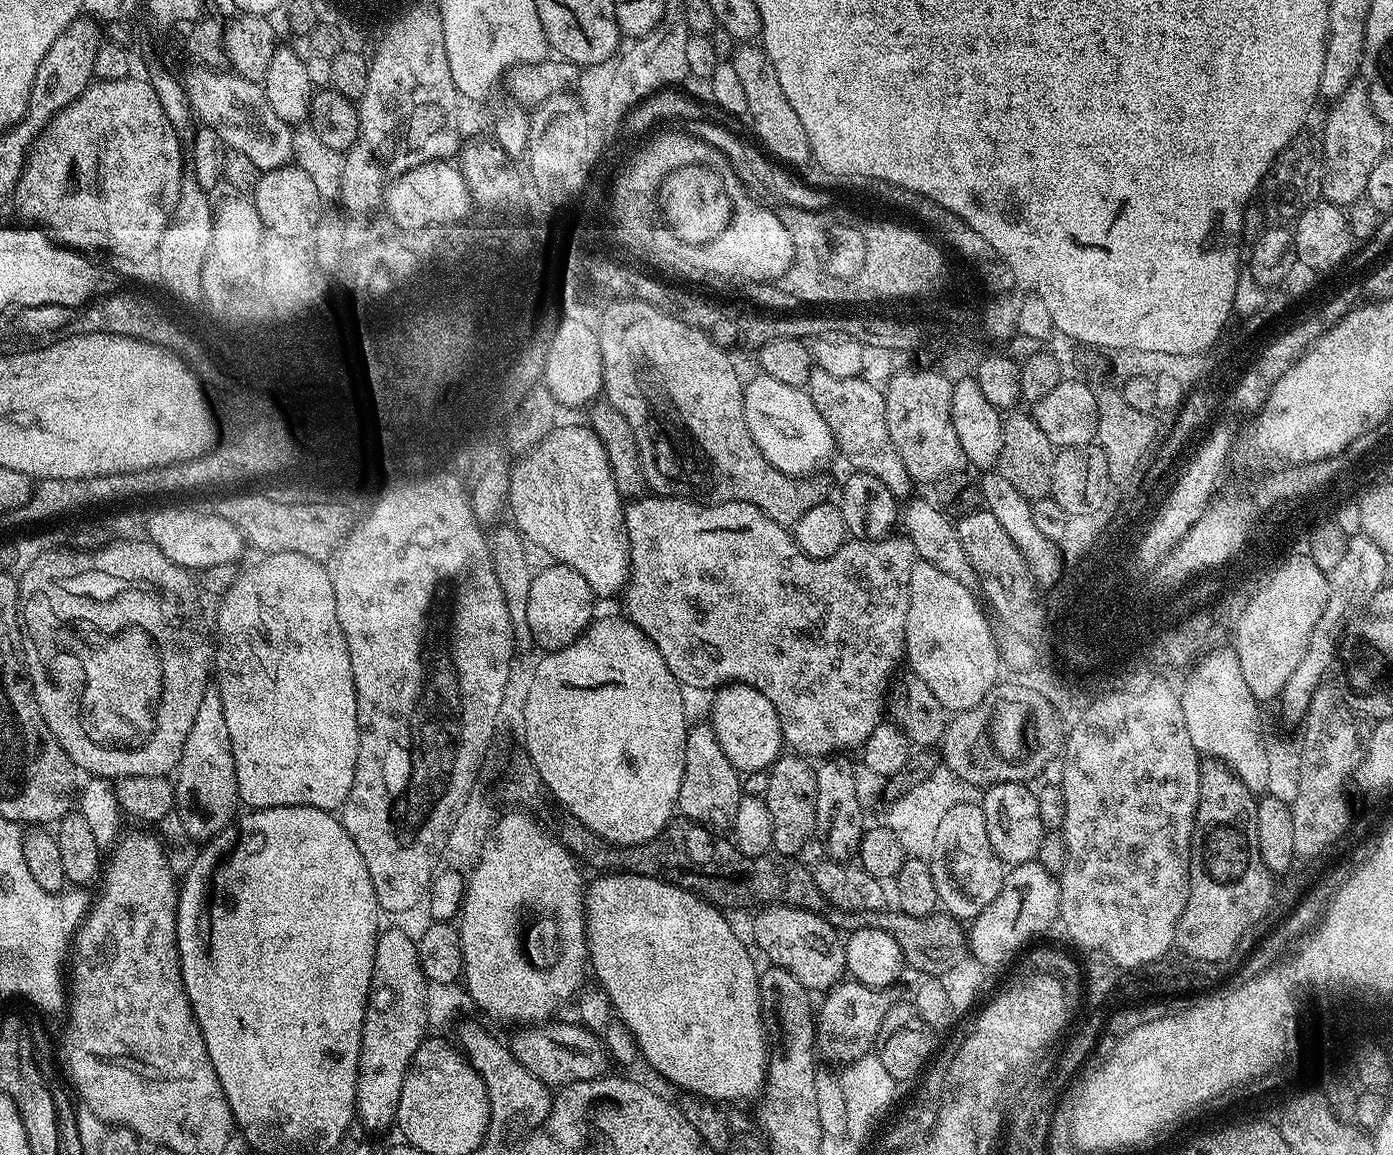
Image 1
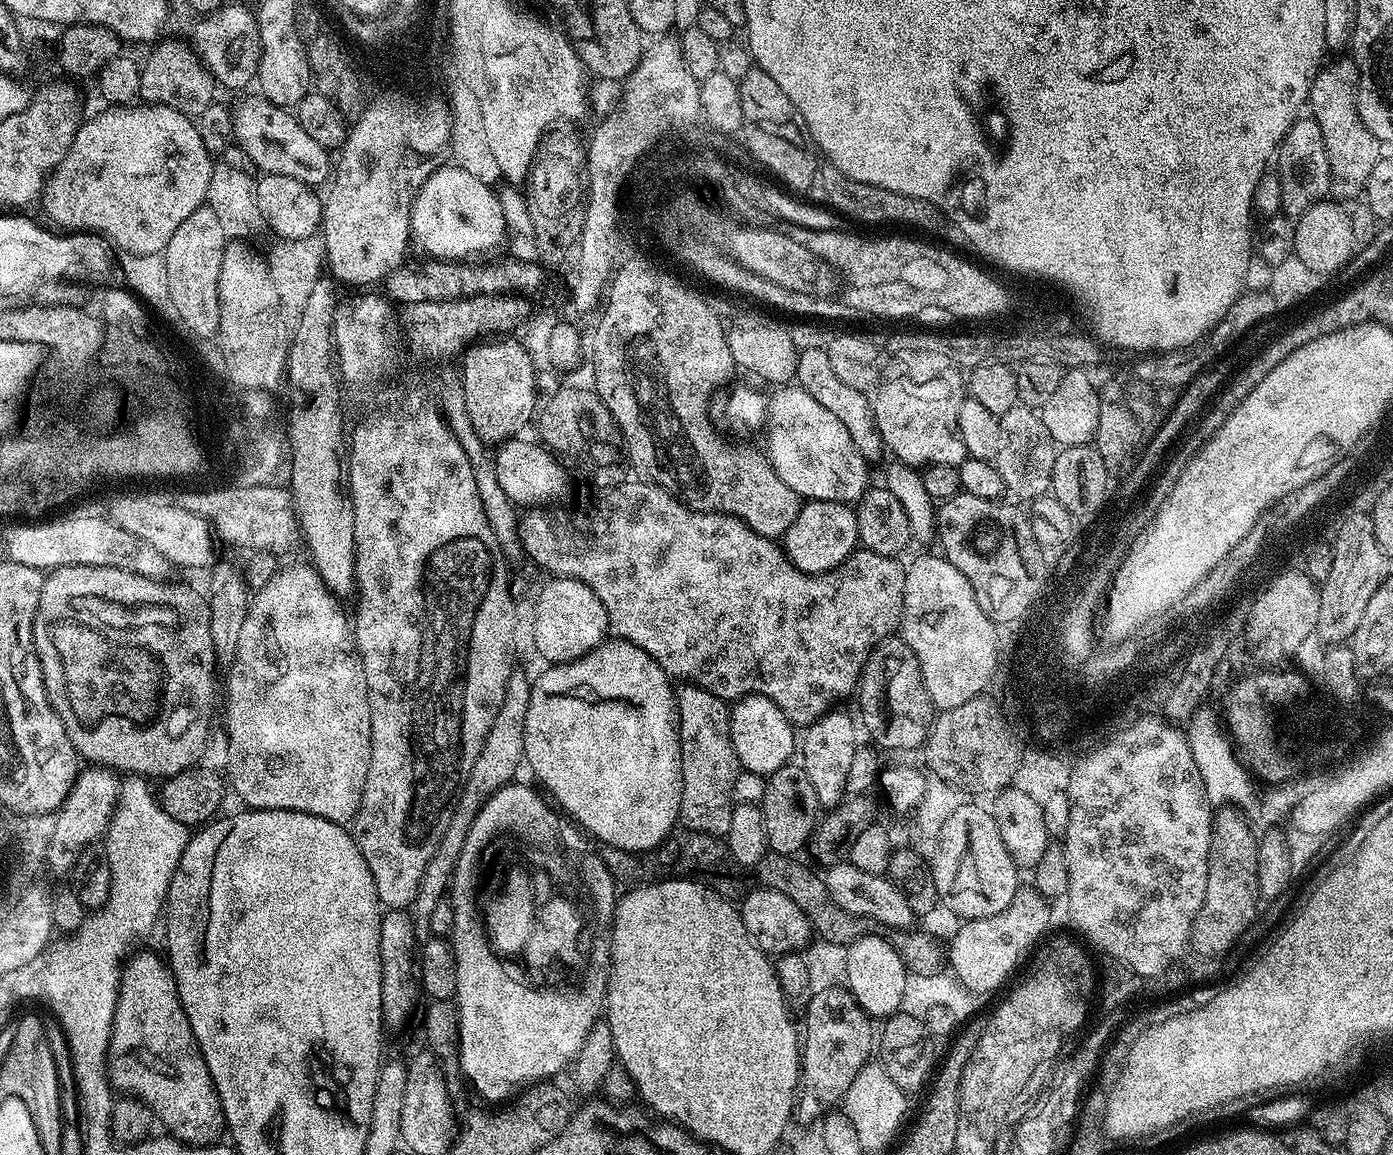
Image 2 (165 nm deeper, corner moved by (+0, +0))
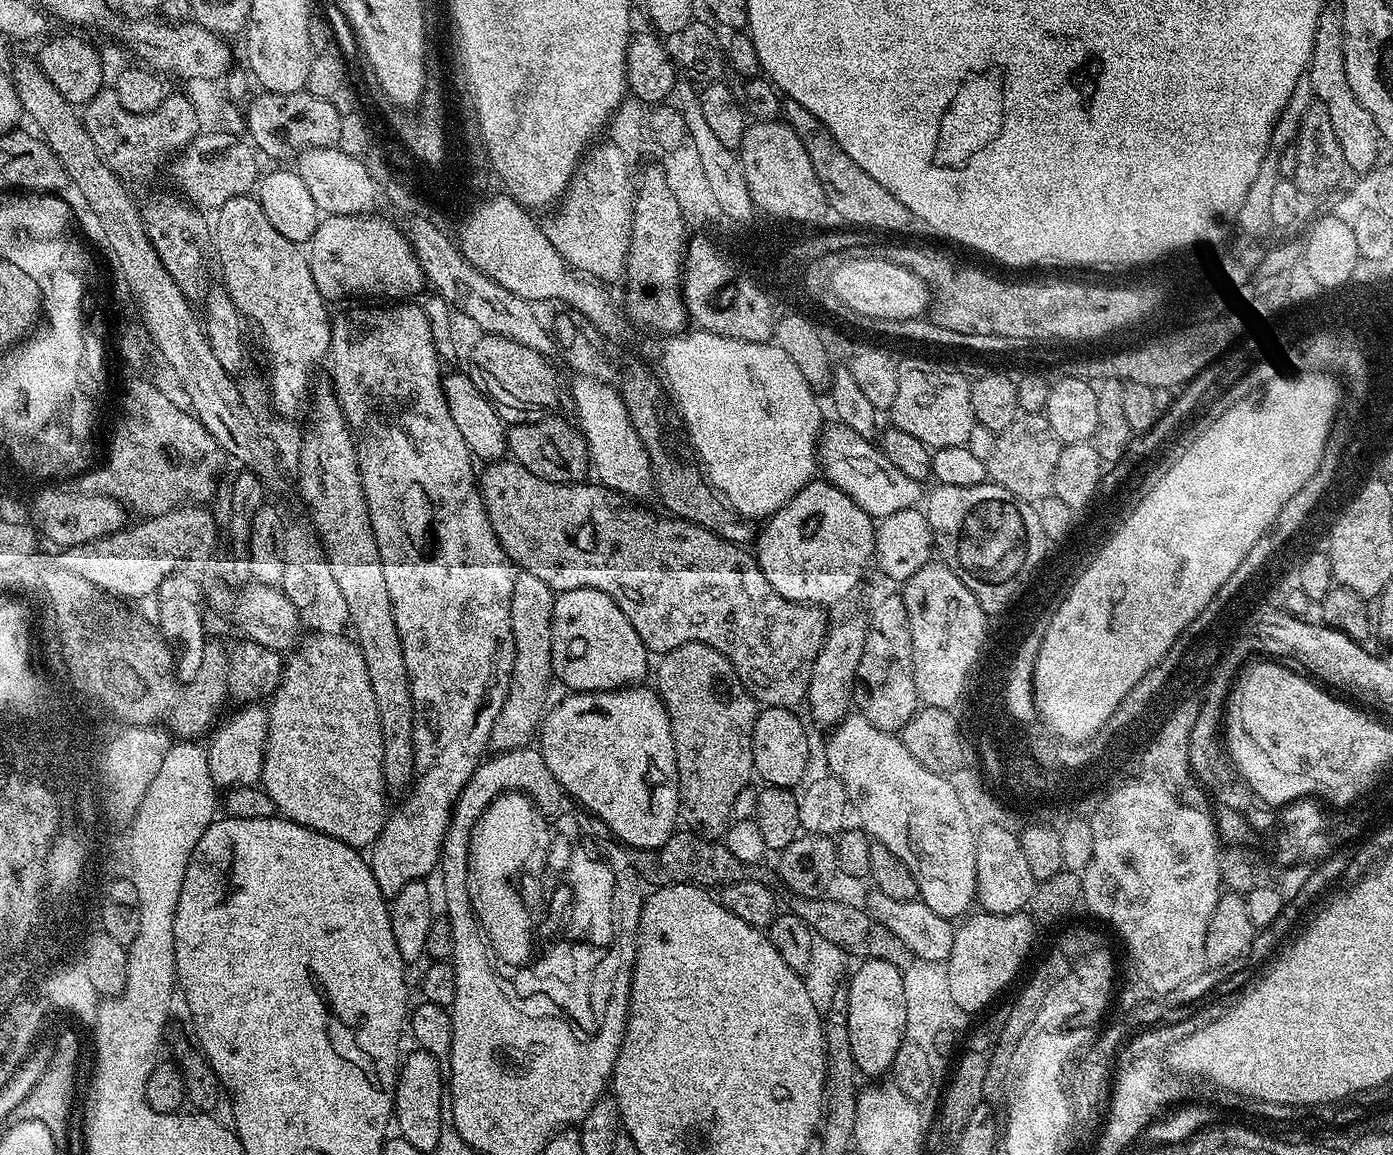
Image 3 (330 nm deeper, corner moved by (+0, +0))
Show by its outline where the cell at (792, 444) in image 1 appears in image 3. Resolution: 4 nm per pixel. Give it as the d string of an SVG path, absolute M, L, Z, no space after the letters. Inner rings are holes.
M839 422L833 424L833 428L825 427L823 429L818 441L818 468L823 479L834 486L838 486L838 490L845 492L854 502L858 502L858 506L862 506L862 510L866 510L866 514L877 521L886 519L890 514L898 514L898 510L914 508L921 503L921 481L902 474L902 470L895 468L890 462L890 458L886 458L872 440L860 437L844 424Z

